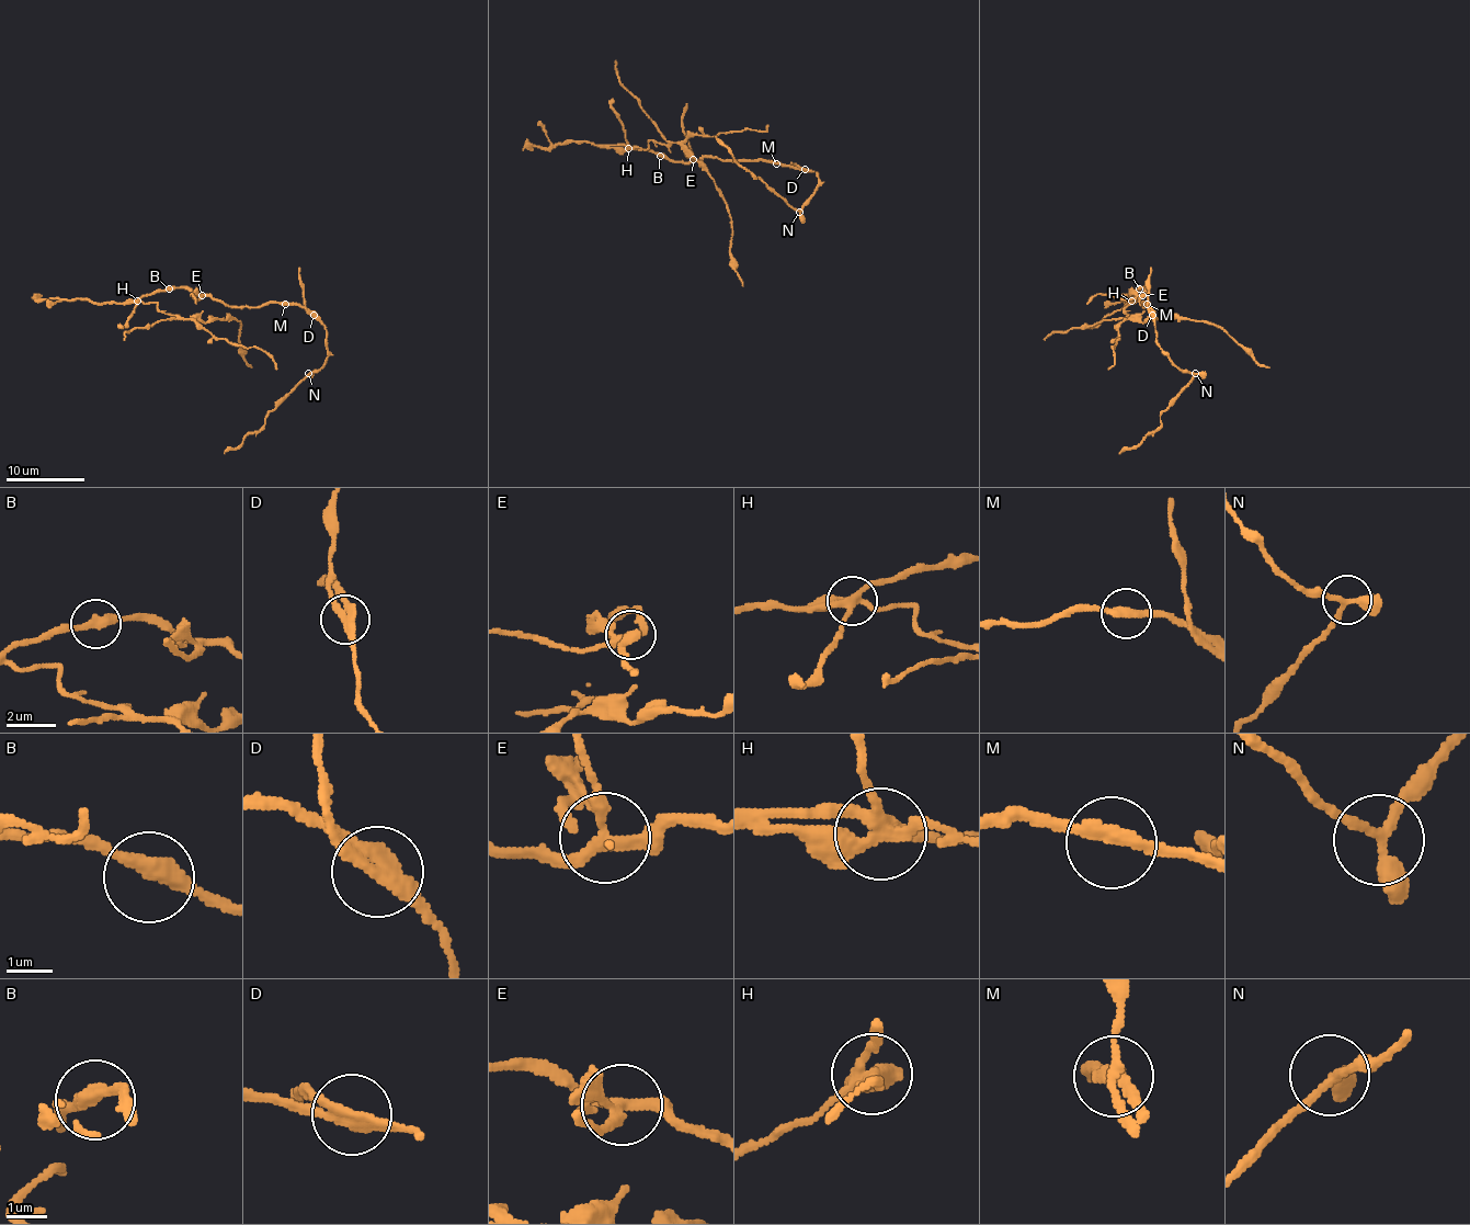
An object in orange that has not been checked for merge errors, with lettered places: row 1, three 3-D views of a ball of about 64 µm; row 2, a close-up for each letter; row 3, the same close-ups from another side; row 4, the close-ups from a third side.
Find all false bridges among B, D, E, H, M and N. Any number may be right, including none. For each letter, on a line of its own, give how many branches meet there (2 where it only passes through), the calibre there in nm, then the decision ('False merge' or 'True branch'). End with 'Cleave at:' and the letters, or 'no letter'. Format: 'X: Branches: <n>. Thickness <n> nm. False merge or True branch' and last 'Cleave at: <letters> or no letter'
B: Branches: 2. Thickness 360 nm. True branch
D: Branches: 2. Thickness 320 nm. False merge
E: Branches: 4. Thickness 260 nm. False merge
H: Branches: 4. Thickness 320 nm. False merge
M: Branches: 2. Thickness 300 nm. True branch
N: Branches: 3. Thickness 240 nm. True branch
Cleave at: D, E, H

